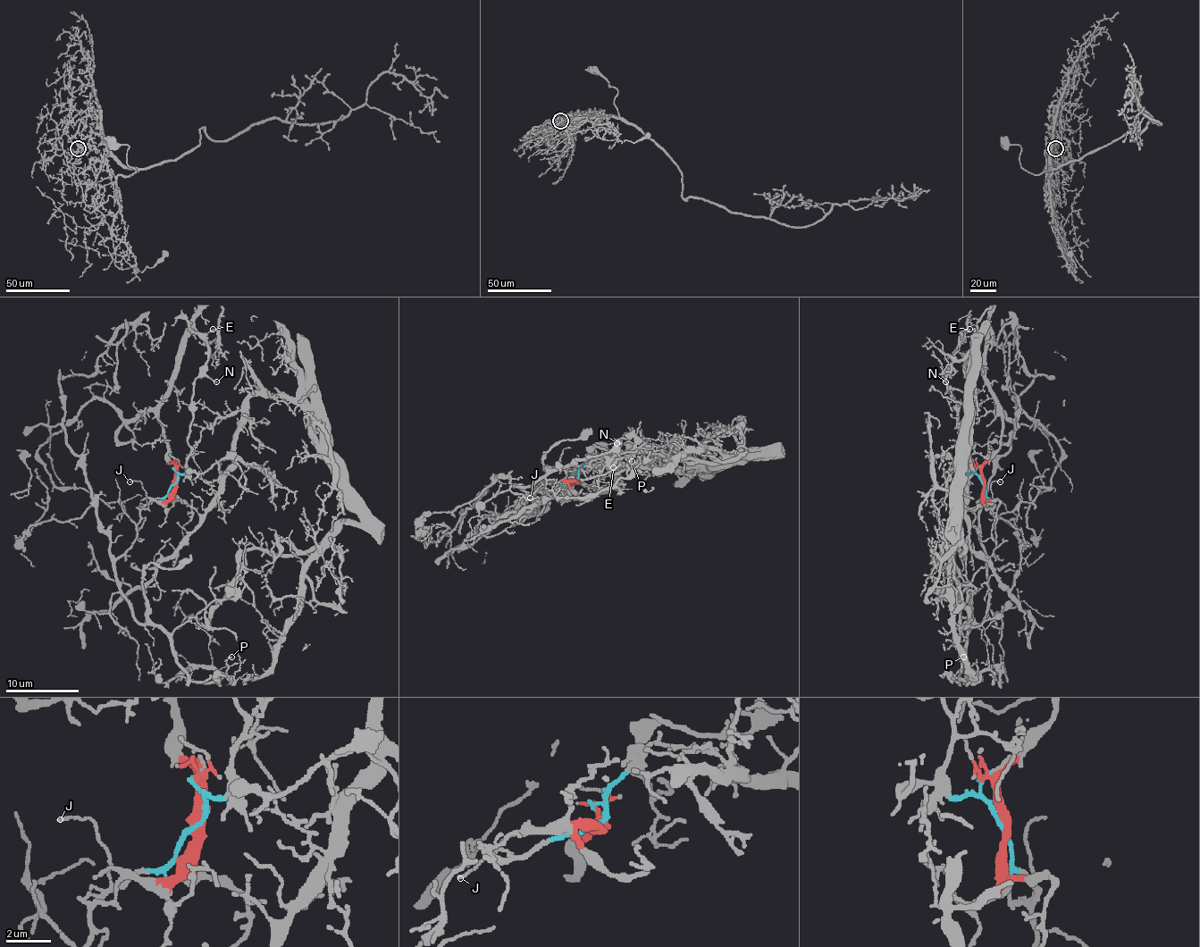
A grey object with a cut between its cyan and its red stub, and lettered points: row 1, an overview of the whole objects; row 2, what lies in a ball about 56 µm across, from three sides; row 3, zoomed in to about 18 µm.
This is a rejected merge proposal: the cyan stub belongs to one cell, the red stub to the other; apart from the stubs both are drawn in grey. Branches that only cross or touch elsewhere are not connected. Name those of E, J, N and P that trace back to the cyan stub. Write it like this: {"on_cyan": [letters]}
{"on_cyan": ["E", "J", "N"]}

